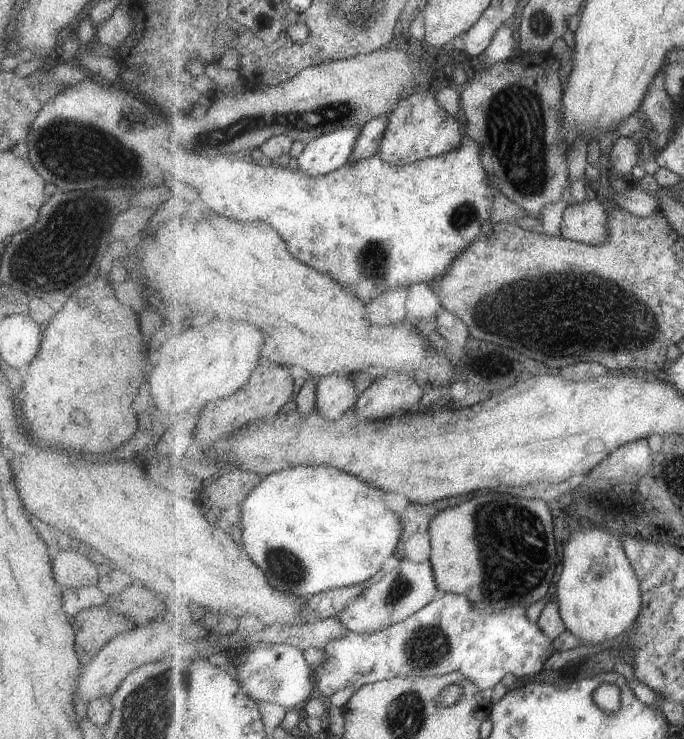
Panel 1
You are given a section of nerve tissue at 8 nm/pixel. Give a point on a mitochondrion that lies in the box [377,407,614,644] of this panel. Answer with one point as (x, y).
(508, 536)

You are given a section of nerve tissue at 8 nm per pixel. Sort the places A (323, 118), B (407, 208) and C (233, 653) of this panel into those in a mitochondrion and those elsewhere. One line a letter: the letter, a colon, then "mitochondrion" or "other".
A: mitochondrion
B: other
C: other

